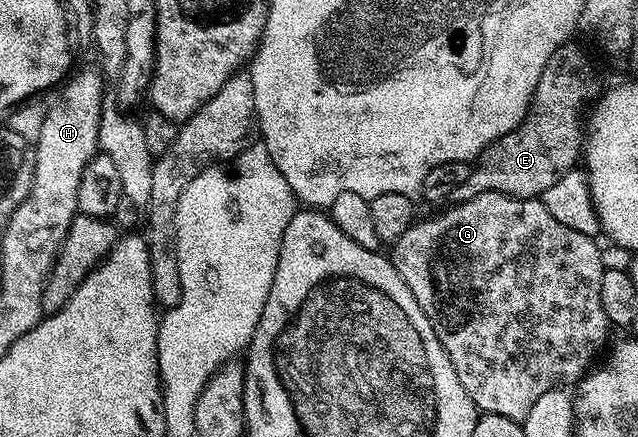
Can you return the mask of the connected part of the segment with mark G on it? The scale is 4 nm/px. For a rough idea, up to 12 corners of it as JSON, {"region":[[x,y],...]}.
{"region":[[541,198],[415,222],[394,268],[479,412],[607,346],[602,247]]}

